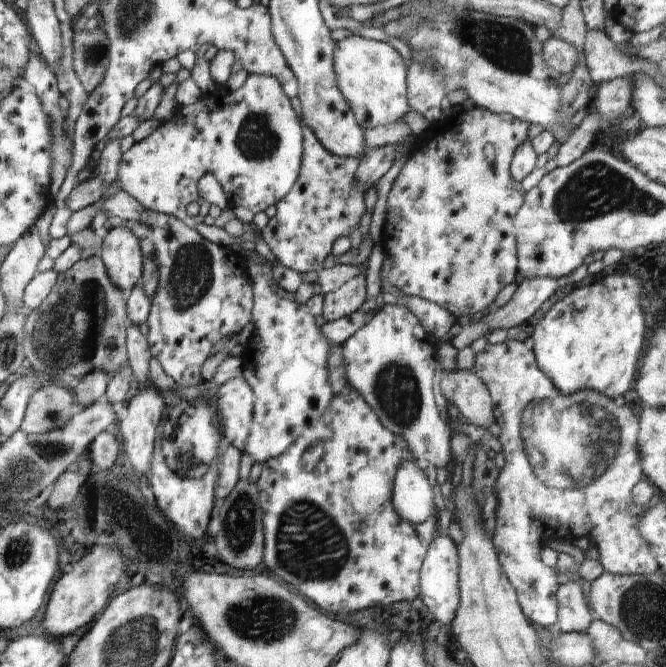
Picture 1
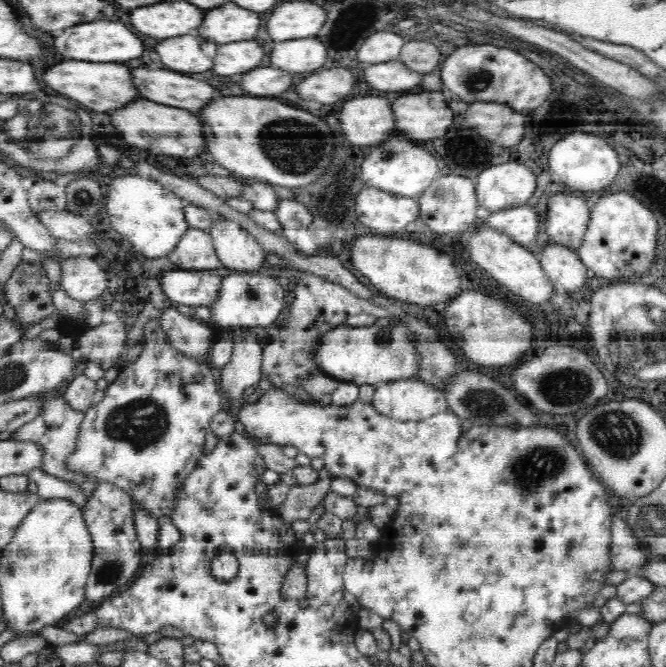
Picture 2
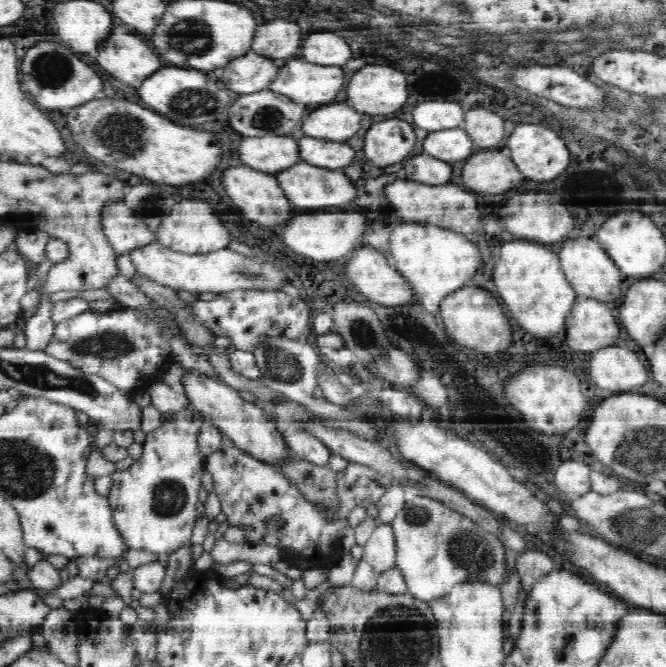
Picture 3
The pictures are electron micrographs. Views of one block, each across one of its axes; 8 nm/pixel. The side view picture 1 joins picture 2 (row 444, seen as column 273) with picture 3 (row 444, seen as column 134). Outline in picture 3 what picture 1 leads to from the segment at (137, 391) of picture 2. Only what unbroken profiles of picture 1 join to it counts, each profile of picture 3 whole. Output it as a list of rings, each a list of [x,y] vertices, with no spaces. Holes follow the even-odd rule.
[[[191,405],[161,419],[160,427],[146,433],[142,455],[124,471],[111,474],[112,486],[107,498],[112,509],[112,521],[128,549],[156,554],[189,546],[198,515],[198,492],[202,485],[205,458],[198,445],[202,426],[200,412]]]

